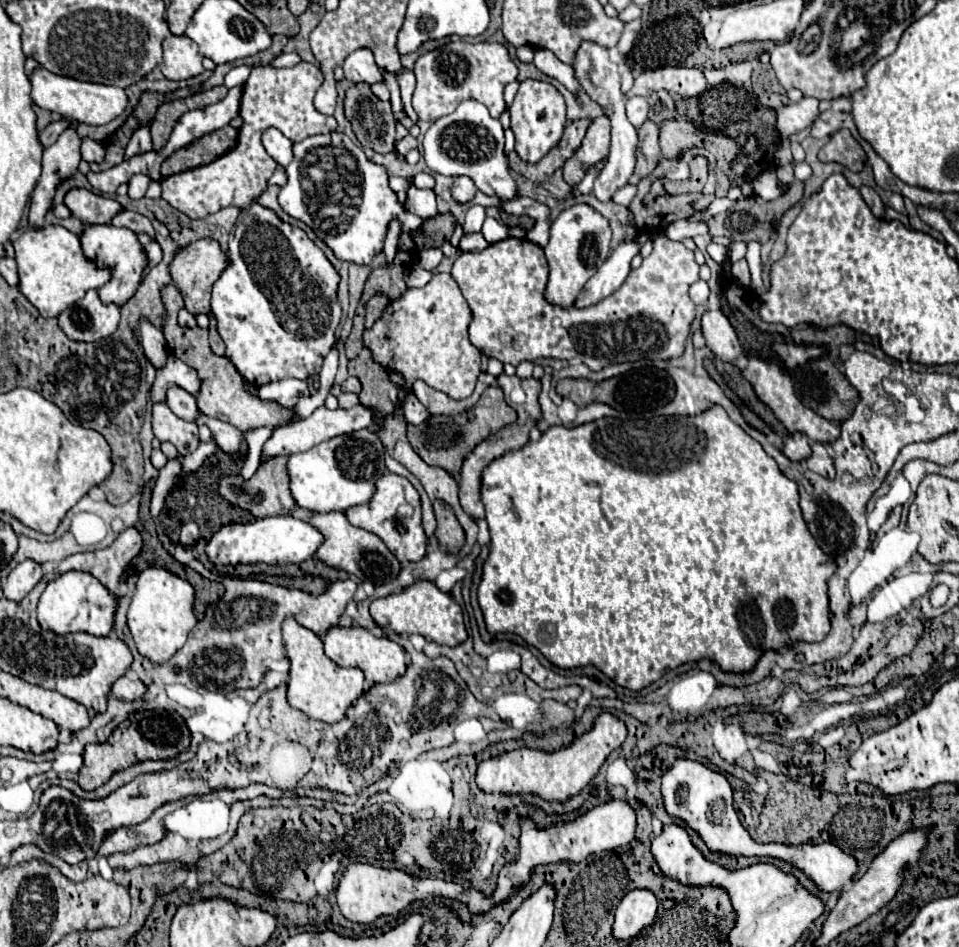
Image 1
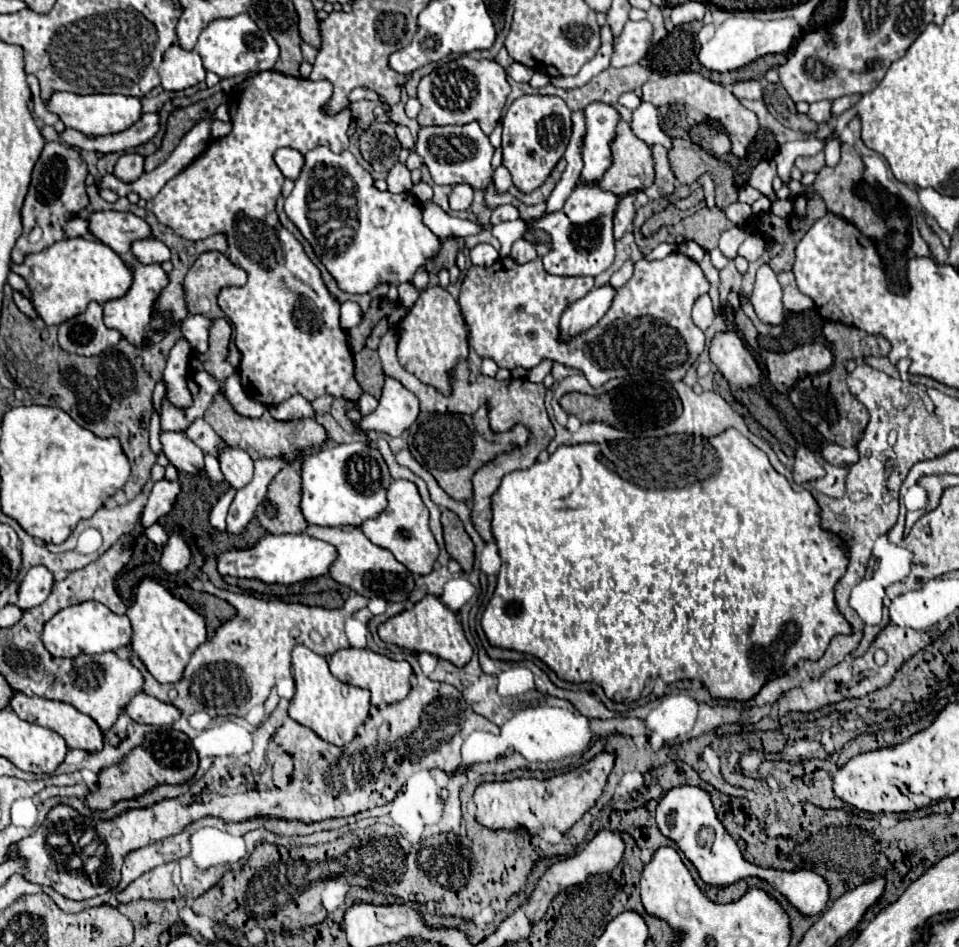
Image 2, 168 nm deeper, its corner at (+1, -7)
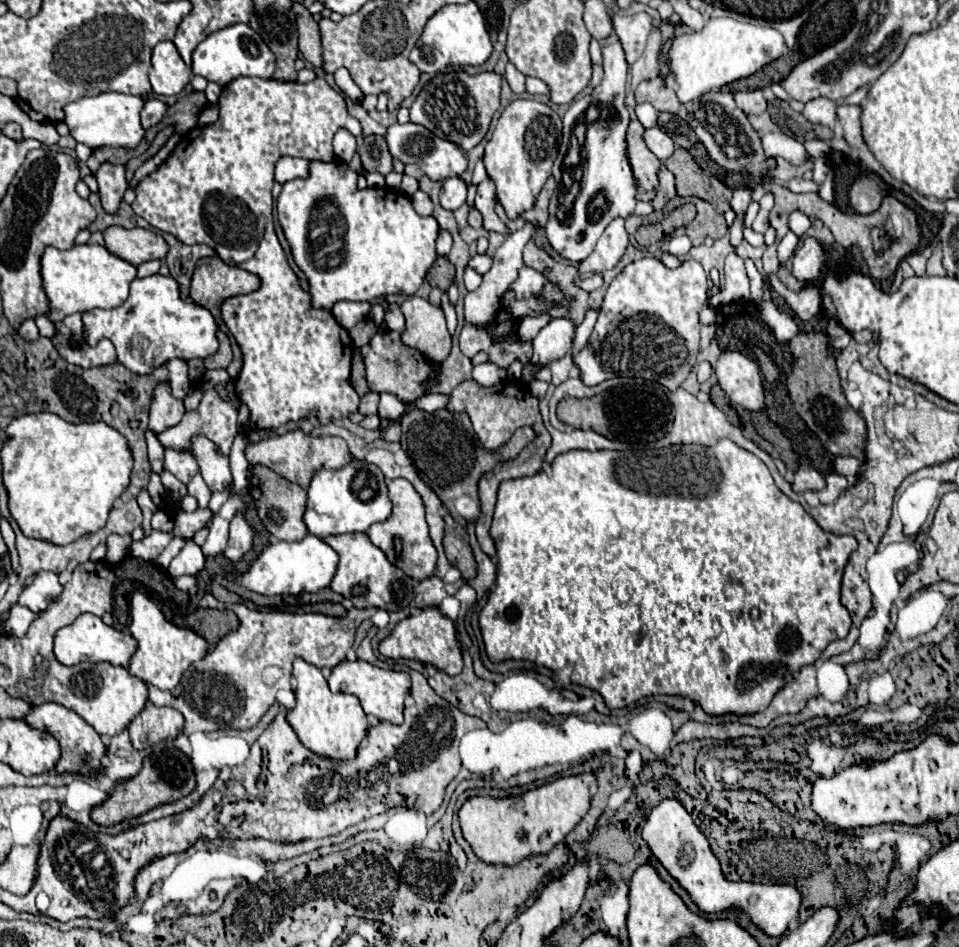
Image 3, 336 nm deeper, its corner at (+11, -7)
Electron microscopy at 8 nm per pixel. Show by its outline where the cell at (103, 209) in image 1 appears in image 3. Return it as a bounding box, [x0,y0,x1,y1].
[102,226,168,266]

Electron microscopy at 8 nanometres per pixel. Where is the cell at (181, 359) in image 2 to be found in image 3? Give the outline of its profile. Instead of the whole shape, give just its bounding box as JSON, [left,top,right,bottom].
[150,382,184,432]

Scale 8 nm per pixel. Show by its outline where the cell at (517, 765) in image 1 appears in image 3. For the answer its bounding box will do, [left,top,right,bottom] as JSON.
[458,772,594,864]

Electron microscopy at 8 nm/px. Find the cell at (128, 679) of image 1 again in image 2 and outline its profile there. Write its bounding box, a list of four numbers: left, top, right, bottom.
[126,692,180,726]

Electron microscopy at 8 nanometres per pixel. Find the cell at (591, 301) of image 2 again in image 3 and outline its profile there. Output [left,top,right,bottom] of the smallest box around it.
[532,318,576,364]

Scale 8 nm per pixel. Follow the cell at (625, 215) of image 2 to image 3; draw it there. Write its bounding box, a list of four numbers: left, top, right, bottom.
[578,218,628,272]

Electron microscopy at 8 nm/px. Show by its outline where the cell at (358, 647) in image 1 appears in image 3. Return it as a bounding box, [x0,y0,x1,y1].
[328,660,410,724]

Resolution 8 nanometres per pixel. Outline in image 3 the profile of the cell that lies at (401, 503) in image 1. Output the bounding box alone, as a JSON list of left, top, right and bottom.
[366,478,438,580]

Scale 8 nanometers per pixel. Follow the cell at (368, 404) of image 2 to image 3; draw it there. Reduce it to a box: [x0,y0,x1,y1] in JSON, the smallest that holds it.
[358,392,378,416]

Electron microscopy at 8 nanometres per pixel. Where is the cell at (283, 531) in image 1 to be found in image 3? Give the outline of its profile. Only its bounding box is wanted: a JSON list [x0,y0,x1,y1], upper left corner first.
[230,534,338,596]

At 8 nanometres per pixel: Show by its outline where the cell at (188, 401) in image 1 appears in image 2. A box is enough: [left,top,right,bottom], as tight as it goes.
[186,418,224,458]

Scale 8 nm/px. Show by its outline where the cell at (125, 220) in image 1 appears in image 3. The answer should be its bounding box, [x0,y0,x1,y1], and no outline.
[138,260,162,278]

